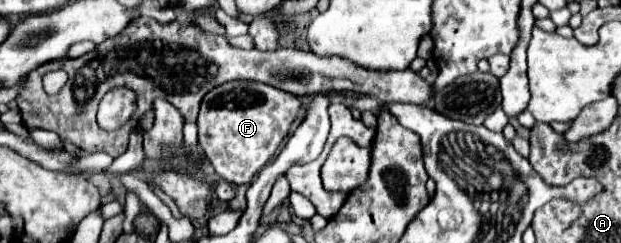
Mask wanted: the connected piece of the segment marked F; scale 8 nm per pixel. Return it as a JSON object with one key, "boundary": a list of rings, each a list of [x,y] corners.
{"boundary":[[[242,80],[226,82],[210,90],[202,100],[198,114],[198,144],[218,176],[230,184],[248,186],[276,154],[300,110],[302,102],[298,96],[274,86]]]}

